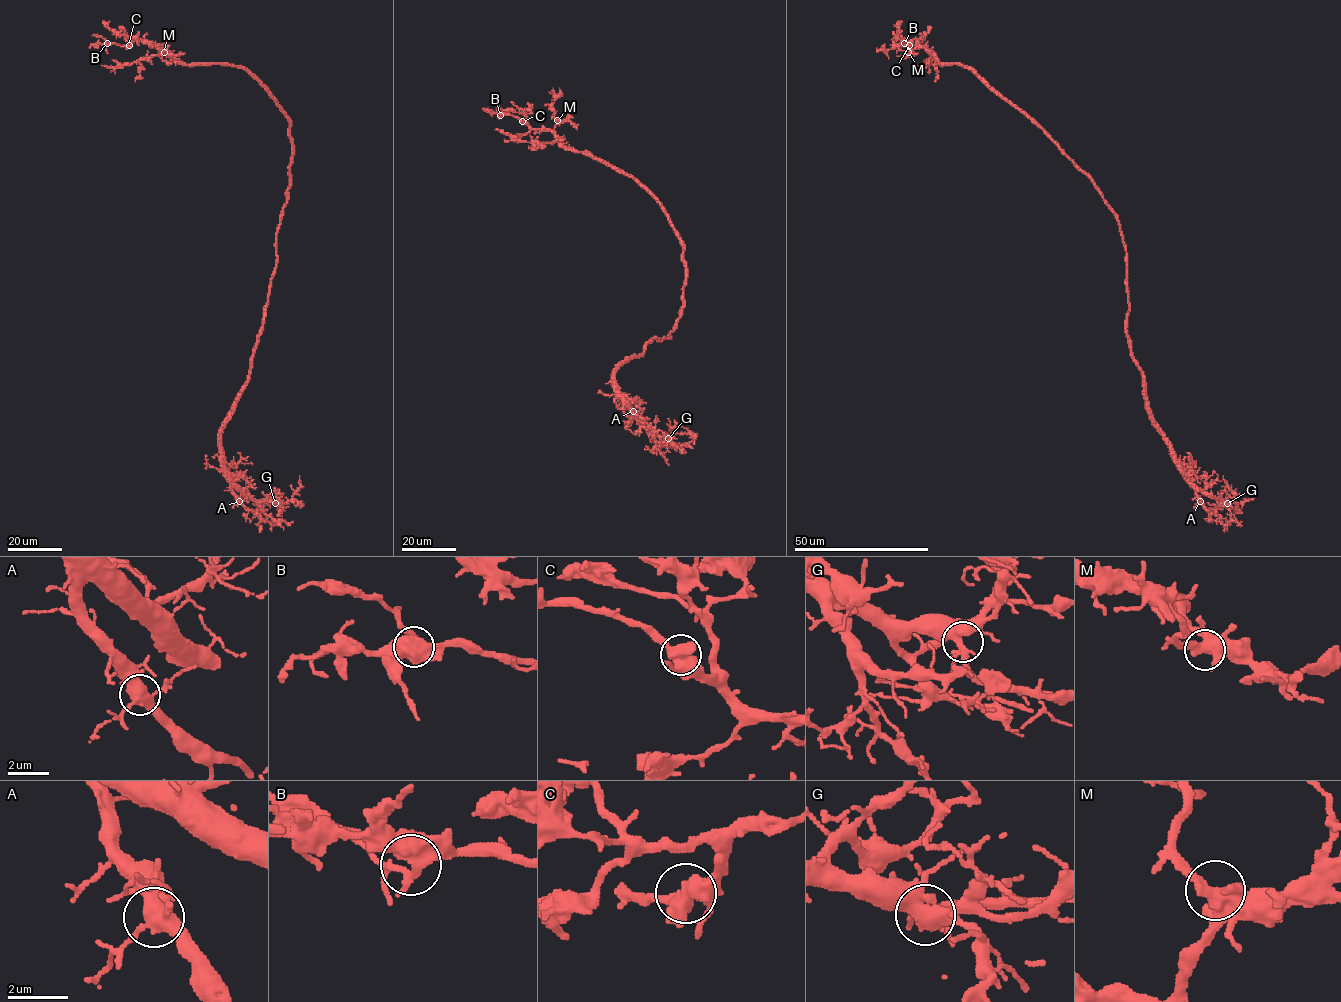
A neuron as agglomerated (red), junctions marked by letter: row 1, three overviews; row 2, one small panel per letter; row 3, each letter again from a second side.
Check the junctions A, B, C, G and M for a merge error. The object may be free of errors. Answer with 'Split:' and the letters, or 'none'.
Split: none

